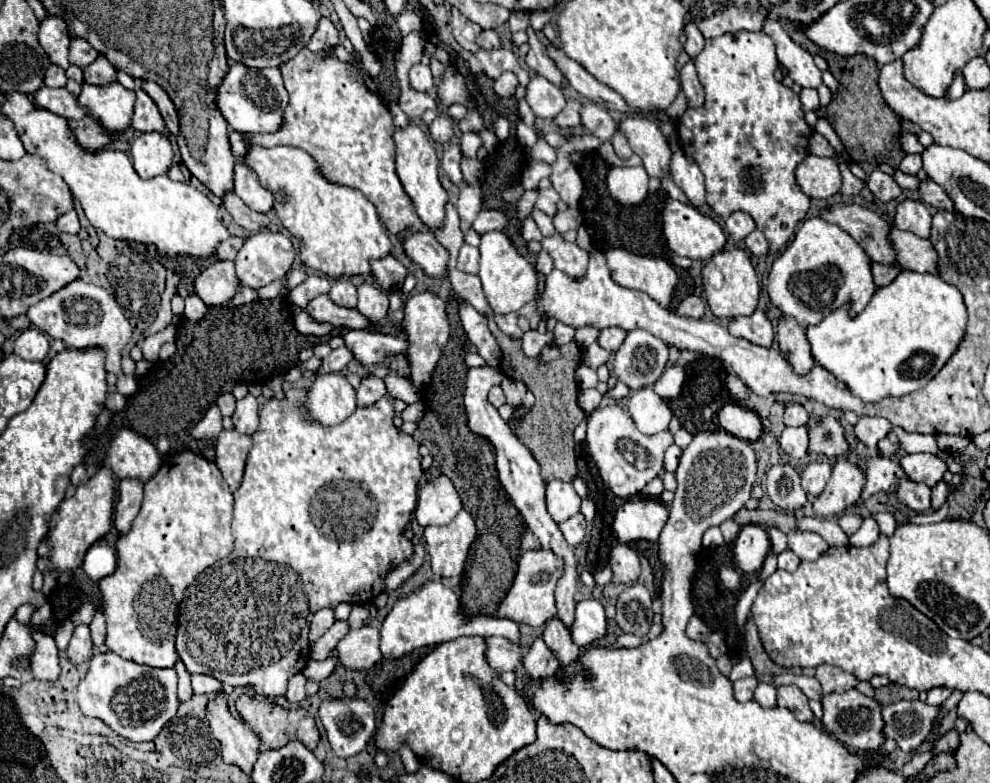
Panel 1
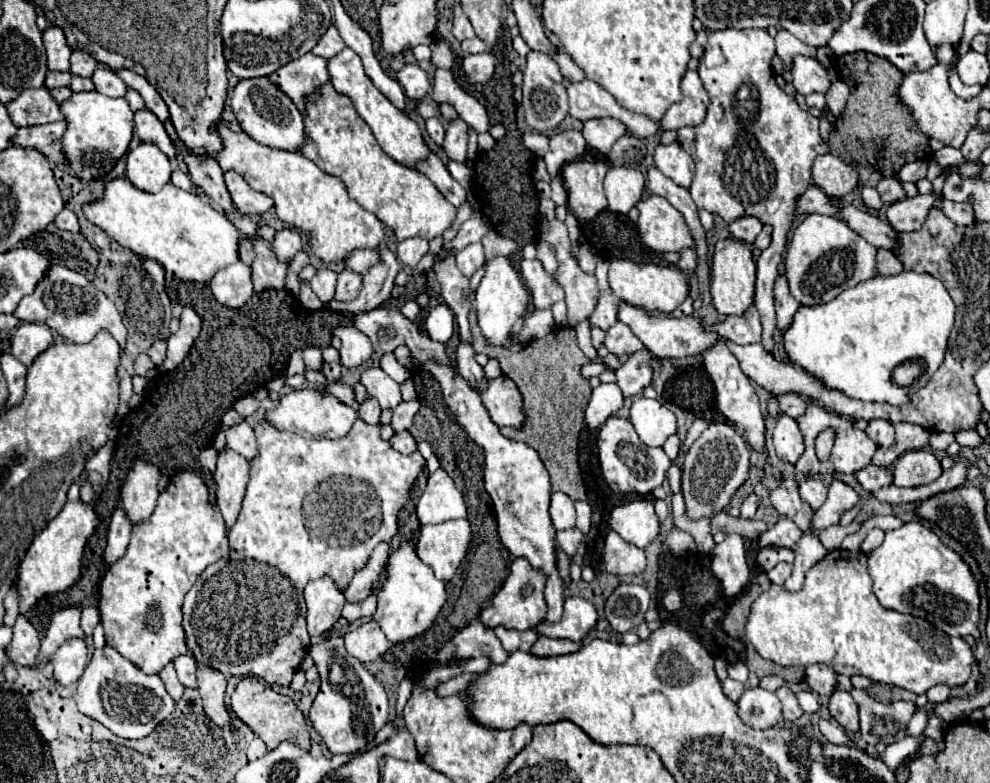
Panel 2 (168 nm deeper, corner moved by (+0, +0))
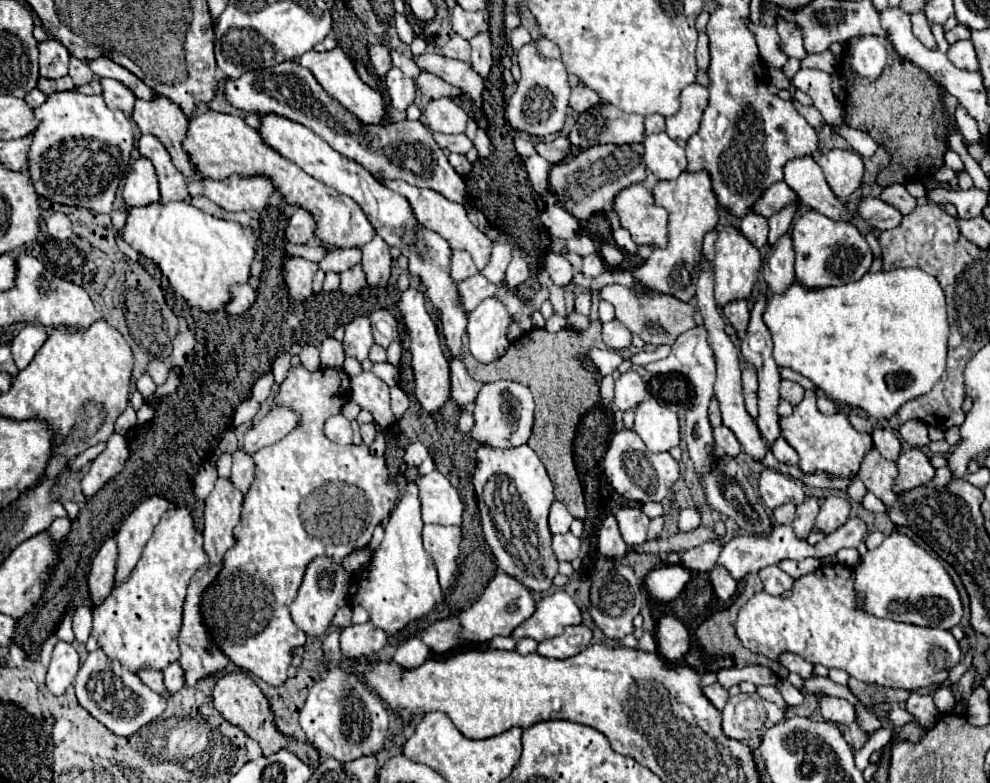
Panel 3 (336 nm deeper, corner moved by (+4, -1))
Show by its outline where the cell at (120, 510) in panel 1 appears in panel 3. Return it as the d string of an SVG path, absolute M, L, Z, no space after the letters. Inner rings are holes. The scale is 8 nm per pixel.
M111 537L103 543L99 553L93 559L91 573L89 573L89 595L93 599L93 605L99 605L107 593L111 593L115 583L115 565L117 565L119 549L117 541Z

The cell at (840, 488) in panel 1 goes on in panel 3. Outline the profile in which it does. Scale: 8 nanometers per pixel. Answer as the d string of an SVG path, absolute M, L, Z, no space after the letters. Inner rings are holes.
M829 495L821 503L821 511L817 515L815 527L823 529L825 533L833 533L837 527L841 527L851 513L851 501L841 495Z

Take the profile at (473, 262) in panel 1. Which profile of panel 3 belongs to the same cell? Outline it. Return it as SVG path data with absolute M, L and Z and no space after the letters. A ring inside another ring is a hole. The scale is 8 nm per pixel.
M453 251L451 265L449 265L451 279L461 281L461 279L467 279L467 277L471 277L475 273L477 273L477 269L475 269L475 265L471 261L471 255L467 251Z

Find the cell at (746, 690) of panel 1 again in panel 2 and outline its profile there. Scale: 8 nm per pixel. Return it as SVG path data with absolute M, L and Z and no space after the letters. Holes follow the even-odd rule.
M725 678L725 680L723 680L723 692L725 692L725 696L727 696L729 700L737 702L737 700L741 698L741 694L743 694L743 684L737 682L737 680Z

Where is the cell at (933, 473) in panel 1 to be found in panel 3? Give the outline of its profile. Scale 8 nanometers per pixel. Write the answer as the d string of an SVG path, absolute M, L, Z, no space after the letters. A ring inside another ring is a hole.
M917 447L899 455L897 469L899 469L899 475L897 475L895 485L893 485L895 493L905 493L909 489L925 485L935 475L935 469L929 463L927 455Z

